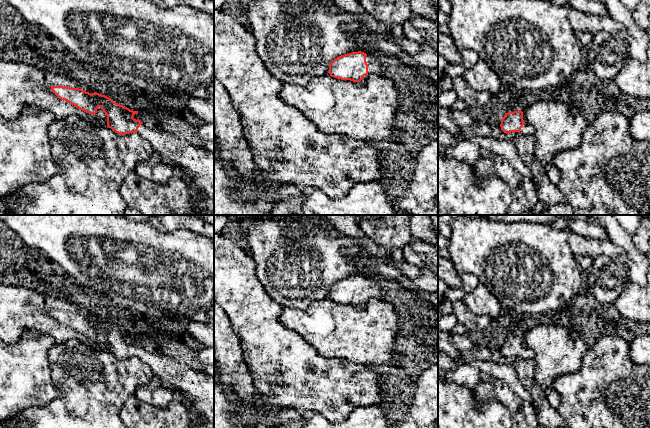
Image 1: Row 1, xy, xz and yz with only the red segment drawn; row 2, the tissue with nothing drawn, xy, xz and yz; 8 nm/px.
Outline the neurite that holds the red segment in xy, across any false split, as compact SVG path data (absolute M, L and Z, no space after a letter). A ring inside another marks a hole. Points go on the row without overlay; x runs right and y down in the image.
M50 310L53 317L78 333L96 338L100 331L107 339L107 350L120 359L138 357L145 362L151 374L159 377L164 386L193 402L192 411L214 423L214 378L179 363L161 350L150 352L134 343L138 335L114 326L97 316L89 317L79 312Z

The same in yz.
M518 334L505 337L500 348L501 354L506 358L533 359L534 353L523 345L523 336Z

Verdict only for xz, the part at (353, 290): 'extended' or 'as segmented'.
extended

